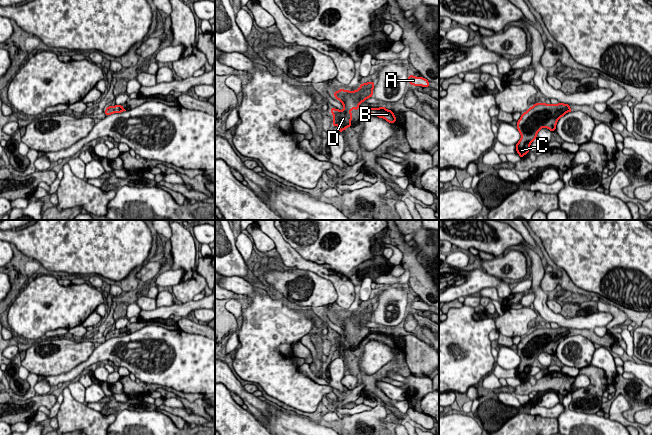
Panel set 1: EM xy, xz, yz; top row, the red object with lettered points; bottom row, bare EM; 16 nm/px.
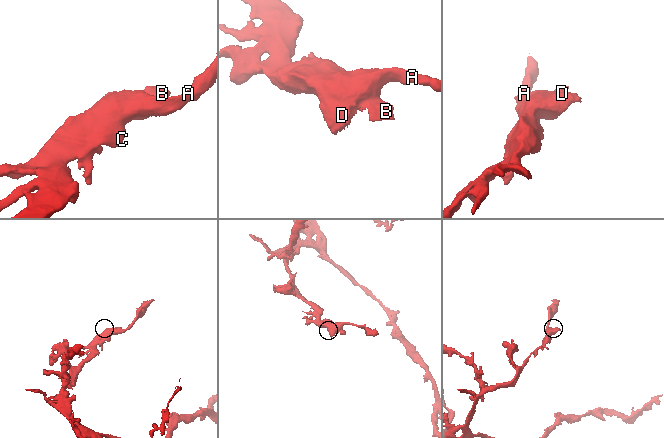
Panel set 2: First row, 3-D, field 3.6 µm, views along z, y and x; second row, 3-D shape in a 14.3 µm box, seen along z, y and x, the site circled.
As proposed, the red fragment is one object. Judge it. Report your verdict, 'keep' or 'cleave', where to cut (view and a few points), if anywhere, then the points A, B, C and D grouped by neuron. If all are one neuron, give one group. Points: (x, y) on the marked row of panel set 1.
keep; cut none; groups A B C D

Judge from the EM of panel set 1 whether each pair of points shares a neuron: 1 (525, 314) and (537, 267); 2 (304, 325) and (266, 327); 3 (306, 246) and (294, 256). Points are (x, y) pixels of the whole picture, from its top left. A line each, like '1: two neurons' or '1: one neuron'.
1: two neurons
2: one neuron
3: two neurons

